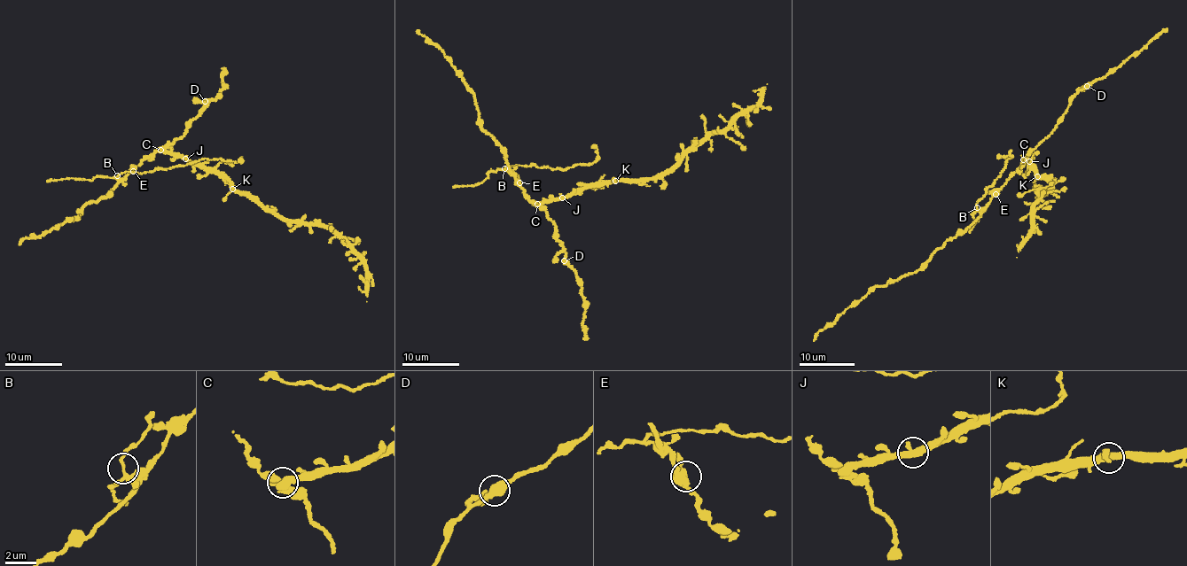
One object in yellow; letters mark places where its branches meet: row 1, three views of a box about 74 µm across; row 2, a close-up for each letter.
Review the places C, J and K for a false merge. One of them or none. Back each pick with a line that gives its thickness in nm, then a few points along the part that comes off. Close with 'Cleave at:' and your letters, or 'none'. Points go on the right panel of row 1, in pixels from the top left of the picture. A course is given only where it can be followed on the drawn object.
C: 420 nm thick; foreign part runs (1023, 159), (992, 197), (980, 217), (935, 250), (931, 259), (917, 270), (874, 288), (819, 331), (814, 341)
Cleave at: C

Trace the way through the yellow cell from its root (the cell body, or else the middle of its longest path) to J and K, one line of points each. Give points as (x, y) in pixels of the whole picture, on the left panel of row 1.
J: (153, 155), (162, 152), (185, 158)
K: (153, 155), (162, 152), (187, 159), (218, 174), (232, 189)

